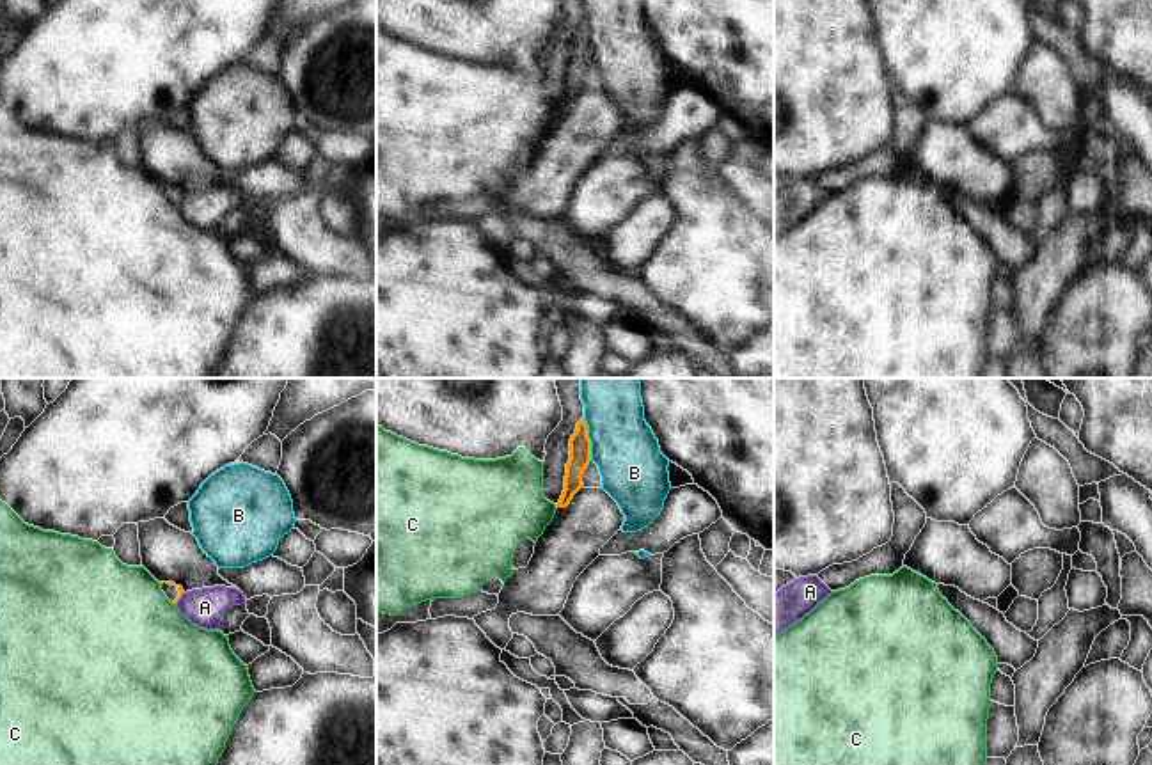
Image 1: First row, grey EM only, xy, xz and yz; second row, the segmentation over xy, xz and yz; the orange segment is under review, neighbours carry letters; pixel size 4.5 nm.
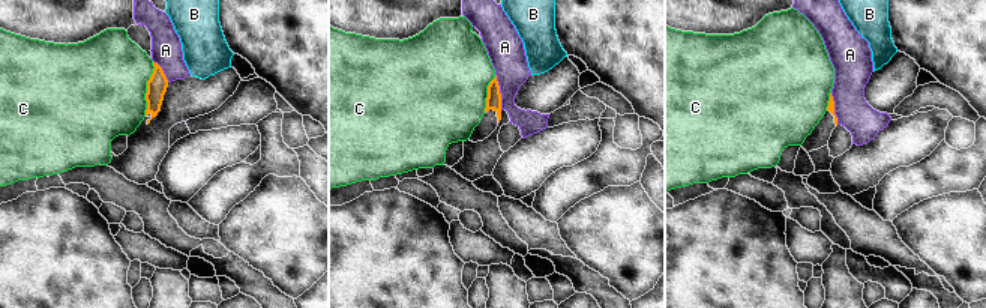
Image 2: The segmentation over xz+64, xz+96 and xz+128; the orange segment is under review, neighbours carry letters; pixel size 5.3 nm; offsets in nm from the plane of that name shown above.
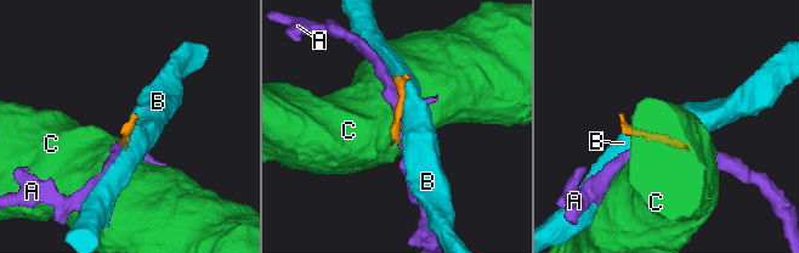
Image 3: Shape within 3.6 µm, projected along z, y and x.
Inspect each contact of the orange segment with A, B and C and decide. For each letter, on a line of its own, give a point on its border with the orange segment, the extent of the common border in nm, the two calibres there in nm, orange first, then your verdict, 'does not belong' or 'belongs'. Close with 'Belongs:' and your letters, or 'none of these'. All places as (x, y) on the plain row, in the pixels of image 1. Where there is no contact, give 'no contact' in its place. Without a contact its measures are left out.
A: xy (180, 199) | 70 nm | 20/180 nm | does not belong
B: xz (590, 43) | 200 nm | 100/300 nm | does not belong
C: no contact | does not belong
Belongs: none of these

